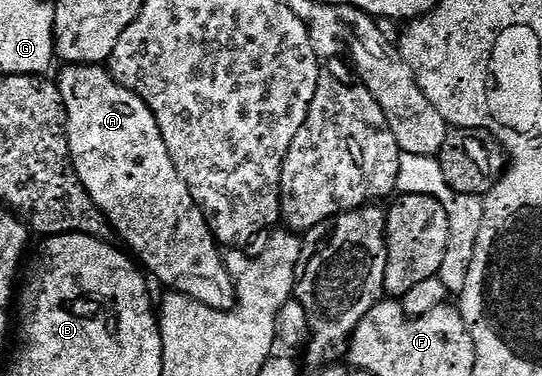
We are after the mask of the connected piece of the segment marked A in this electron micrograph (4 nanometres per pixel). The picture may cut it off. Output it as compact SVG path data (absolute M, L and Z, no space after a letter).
M68 64L62 69L64 70L56 83L63 98L69 158L87 194L94 200L95 206L107 216L117 237L120 236L126 242L125 247L133 255L139 255L136 255L136 258L143 269L150 270L168 286L167 289L184 294L215 310L233 309L236 289L224 264L223 253L204 214L196 205L185 182L178 176L149 106L132 90L118 85L103 65Z

